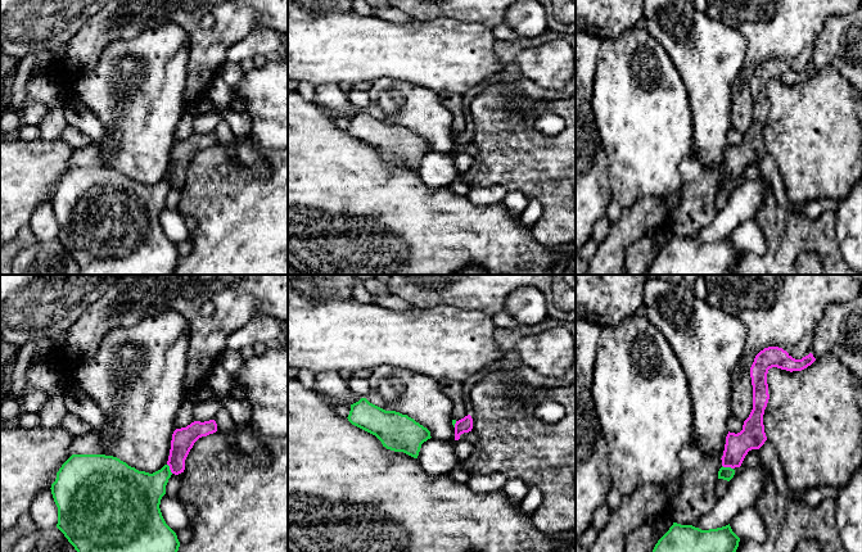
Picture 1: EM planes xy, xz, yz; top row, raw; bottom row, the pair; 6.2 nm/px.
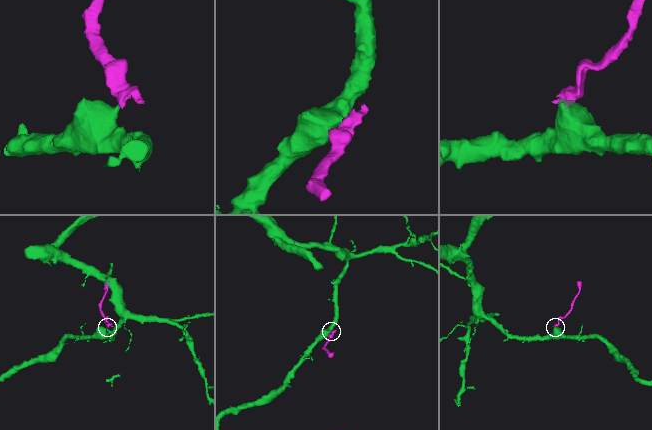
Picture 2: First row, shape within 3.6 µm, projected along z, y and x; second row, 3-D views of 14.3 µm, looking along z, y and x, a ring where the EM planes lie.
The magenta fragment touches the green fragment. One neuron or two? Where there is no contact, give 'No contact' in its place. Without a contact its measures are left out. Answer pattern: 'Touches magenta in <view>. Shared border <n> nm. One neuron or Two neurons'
Touches magenta in yz. Shared border 80 nm. Two neurons

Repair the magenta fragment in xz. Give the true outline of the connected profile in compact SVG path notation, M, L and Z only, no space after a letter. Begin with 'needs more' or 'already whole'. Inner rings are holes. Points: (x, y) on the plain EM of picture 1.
already whole | M470 127L456 134L456 136L455 136L455 153L459 153L461 146L469 145L469 144L471 144L471 141L473 141L473 131Z

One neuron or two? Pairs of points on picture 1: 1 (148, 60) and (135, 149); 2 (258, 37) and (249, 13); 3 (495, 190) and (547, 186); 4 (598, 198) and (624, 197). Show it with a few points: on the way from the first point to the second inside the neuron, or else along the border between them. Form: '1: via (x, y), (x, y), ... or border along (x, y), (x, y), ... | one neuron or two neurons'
1: via (140, 82), (139, 127) | one neuron
2: border along (274, 28), (255, 27), (230, 46) | two neurons
3: border along (475, 186), (502, 185), (508, 190) | two neurons
4: border along (608, 167), (608, 186), (613, 198) | two neurons

